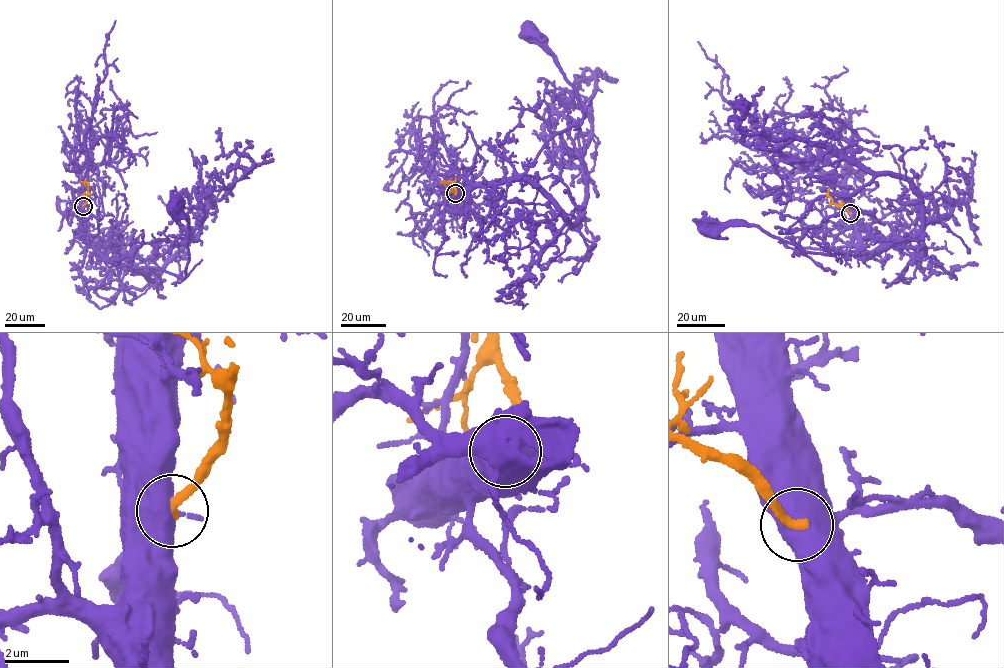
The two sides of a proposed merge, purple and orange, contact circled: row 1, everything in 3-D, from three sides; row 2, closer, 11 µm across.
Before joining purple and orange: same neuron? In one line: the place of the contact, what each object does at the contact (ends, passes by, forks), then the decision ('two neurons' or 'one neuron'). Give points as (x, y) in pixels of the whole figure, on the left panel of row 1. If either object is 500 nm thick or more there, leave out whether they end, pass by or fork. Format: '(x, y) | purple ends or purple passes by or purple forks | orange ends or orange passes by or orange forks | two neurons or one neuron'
(83, 206) | two neurons

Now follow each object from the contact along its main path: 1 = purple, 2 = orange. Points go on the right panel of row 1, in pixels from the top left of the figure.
1: (850, 213), (859, 246), (870, 254), (829, 255), (804, 251), (751, 225), (707, 229)
2: (850, 213), (837, 206), (828, 195), (829, 188)

